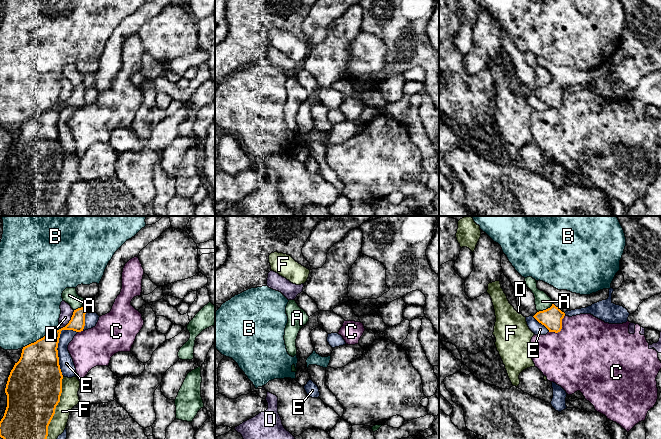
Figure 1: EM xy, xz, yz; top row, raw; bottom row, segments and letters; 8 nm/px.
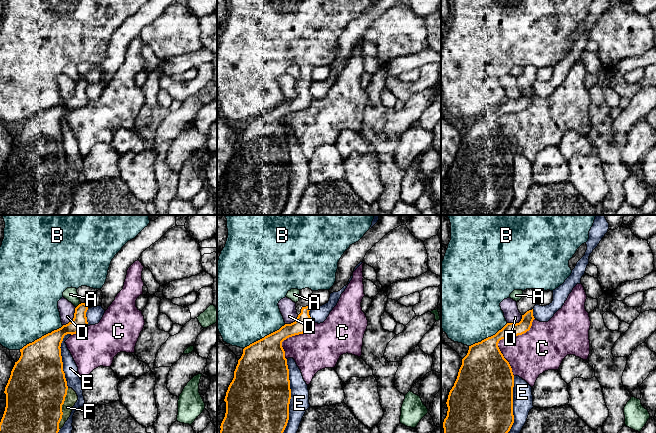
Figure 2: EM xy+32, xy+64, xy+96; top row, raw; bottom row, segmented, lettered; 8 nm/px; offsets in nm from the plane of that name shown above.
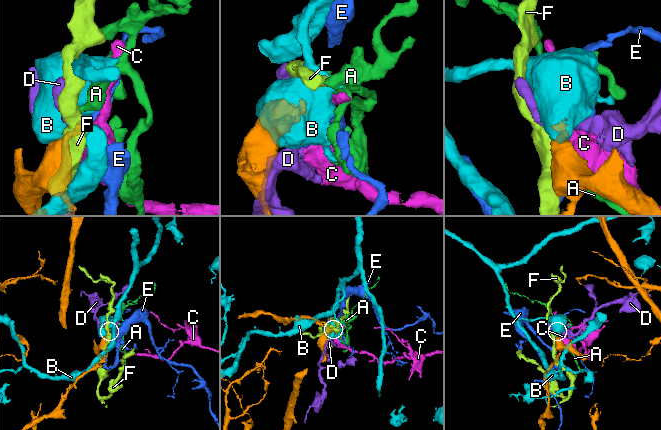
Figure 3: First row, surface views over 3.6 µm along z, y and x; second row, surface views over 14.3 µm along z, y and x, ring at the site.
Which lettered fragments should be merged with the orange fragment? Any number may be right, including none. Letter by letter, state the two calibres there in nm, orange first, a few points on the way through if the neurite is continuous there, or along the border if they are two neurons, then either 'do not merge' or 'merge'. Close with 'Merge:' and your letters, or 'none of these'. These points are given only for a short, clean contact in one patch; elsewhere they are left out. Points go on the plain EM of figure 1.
A: 170 nm thick on the orange side, 130 nm on the other; border along yz (552, 79), (549, 83), (538, 88); do not merge
B: 340 nm thick on the orange side, 480 nm on the other; do not merge
C: 170 nm thick on the orange side, 500 nm on the other; do not merge
D: 140 nm thick on the orange side, 100 nm on the other; border along xy (74, 86), (71, 95), (61, 104); do not merge
E: 360 nm thick on the orange side, 120 nm on the other; do not merge
F: 440 nm thick on the orange side, 150 nm on the other; do not merge
Merge: none of these

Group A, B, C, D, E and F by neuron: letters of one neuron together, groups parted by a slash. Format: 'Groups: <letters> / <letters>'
Groups: A / B / C D / E / F

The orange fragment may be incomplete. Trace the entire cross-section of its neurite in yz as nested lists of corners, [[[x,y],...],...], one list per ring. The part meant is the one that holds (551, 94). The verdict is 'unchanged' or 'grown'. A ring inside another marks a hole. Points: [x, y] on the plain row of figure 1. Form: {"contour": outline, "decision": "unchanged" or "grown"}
{"contour": [[[540,56],[536,58],[537,64],[544,67],[552,75],[553,80],[550,84],[537,88],[533,93],[549,108],[561,107],[562,95],[566,87],[586,84],[609,73],[609,65],[603,65],[590,71],[580,71],[567,66],[558,66]]], "decision": "grown"}

